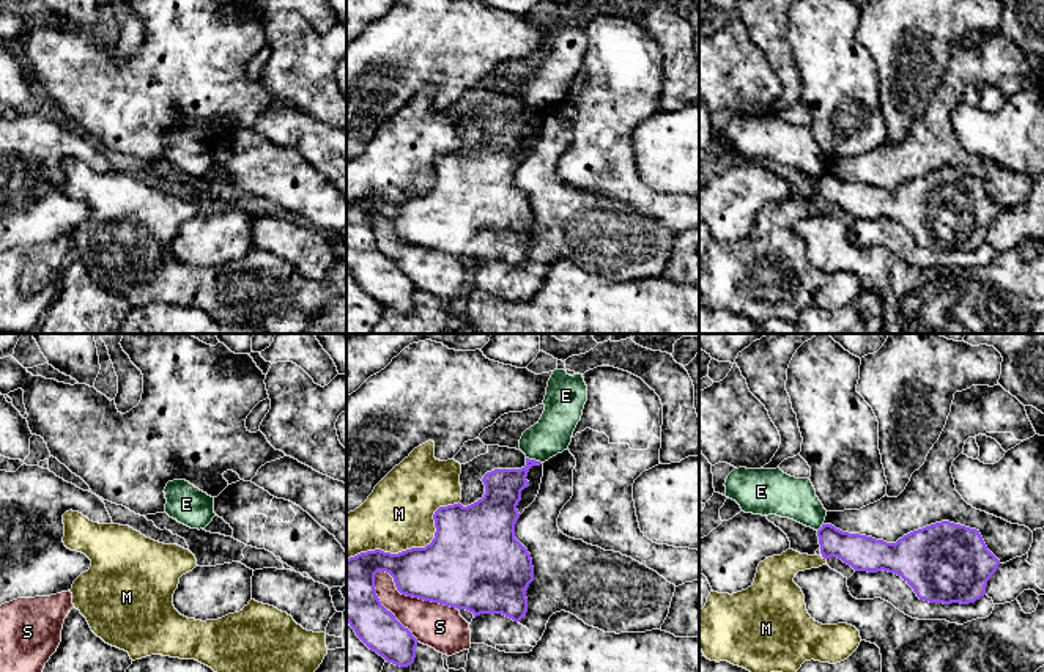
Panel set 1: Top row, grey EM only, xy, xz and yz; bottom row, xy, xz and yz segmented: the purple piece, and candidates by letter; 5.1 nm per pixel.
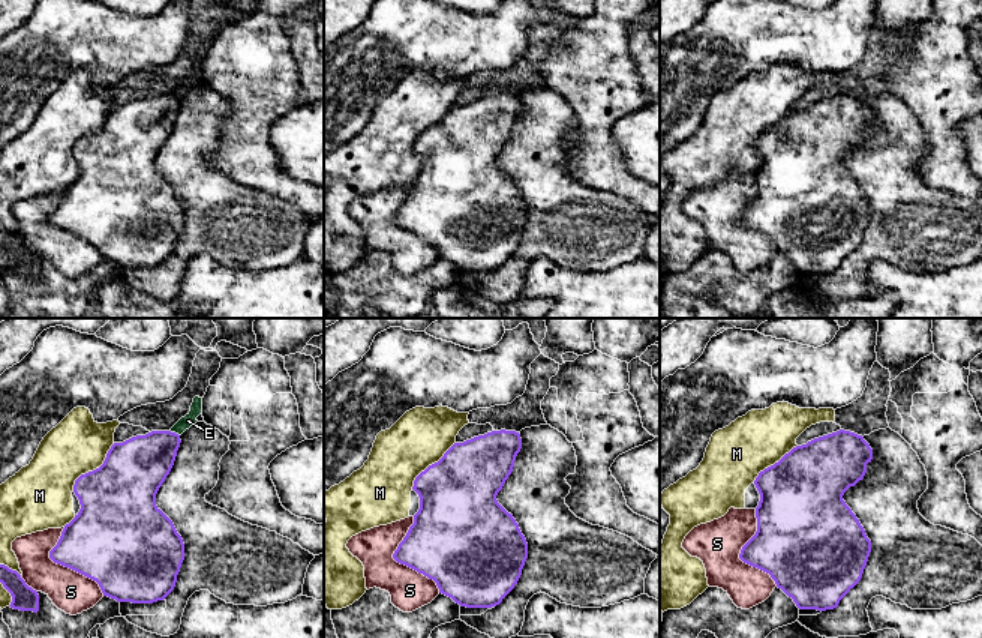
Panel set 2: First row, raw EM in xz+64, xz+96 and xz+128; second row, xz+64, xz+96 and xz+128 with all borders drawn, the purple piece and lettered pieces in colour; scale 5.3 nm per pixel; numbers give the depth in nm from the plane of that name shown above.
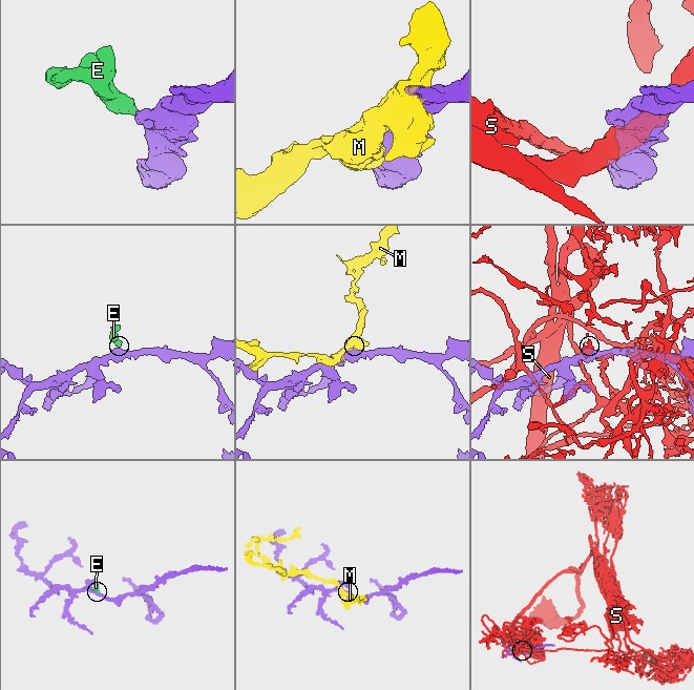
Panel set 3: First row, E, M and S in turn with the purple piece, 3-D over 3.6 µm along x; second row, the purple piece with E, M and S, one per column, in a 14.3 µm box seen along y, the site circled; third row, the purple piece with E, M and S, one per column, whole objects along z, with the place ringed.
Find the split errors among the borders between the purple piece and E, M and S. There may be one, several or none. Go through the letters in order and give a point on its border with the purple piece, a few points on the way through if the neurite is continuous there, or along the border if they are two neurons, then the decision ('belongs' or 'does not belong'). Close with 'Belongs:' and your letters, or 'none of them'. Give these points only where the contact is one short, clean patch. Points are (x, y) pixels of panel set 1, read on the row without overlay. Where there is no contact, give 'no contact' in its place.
E: xz (534, 107) | along xz (526, 104), (540, 110) | does not belong
M: xz (414, 195) | does not belong
S: xz (413, 244) | does not belong
Belongs: none of them

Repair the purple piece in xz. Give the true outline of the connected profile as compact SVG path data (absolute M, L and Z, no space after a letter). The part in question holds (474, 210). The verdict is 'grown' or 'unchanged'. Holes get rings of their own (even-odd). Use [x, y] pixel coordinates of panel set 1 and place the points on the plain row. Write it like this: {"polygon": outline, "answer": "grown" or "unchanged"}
{"polygon": "M526 105L521 116L494 116L482 126L485 142L477 150L463 154L460 150L439 154L435 162L435 186L425 195L411 195L398 201L381 197L361 200L346 206L346 269L356 283L387 310L408 315L414 310L417 286L395 263L387 258L375 236L375 222L386 219L394 225L402 242L444 253L466 257L474 261L502 261L520 269L528 260L526 238L534 228L532 206L515 186L516 157L521 138L532 113L540 109Z", "answer": "unchanged"}

